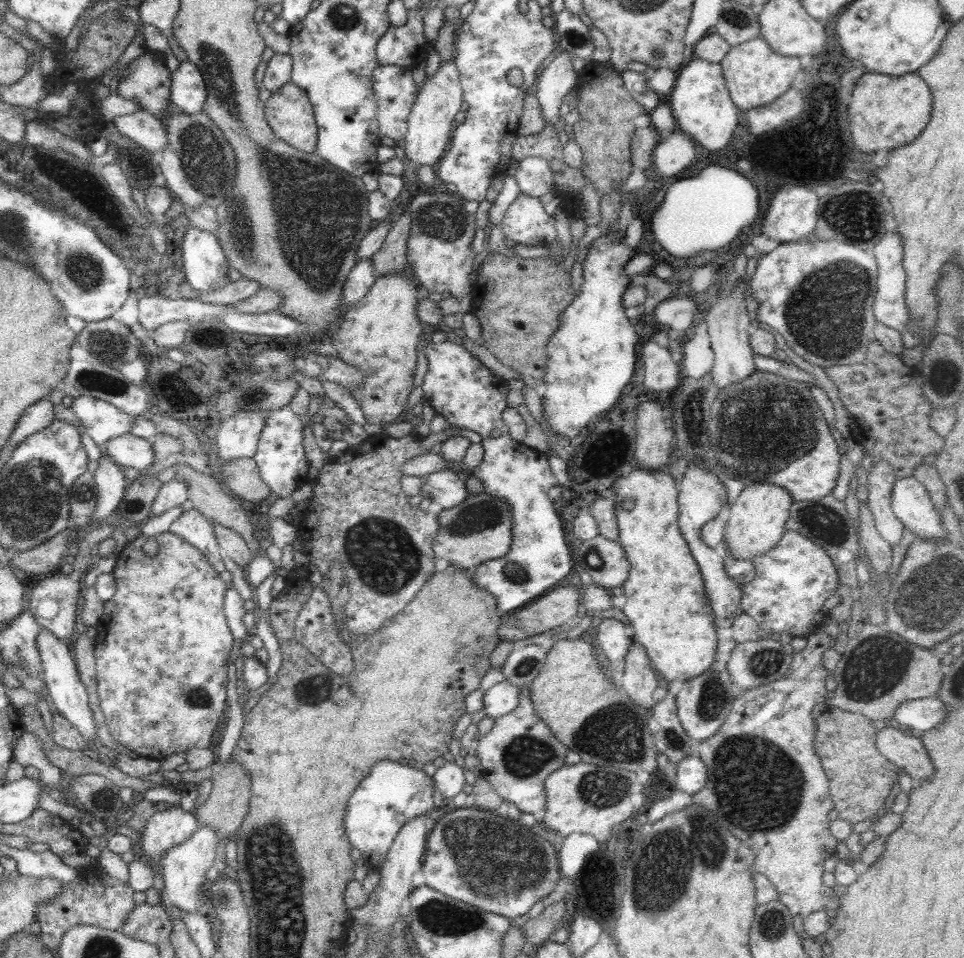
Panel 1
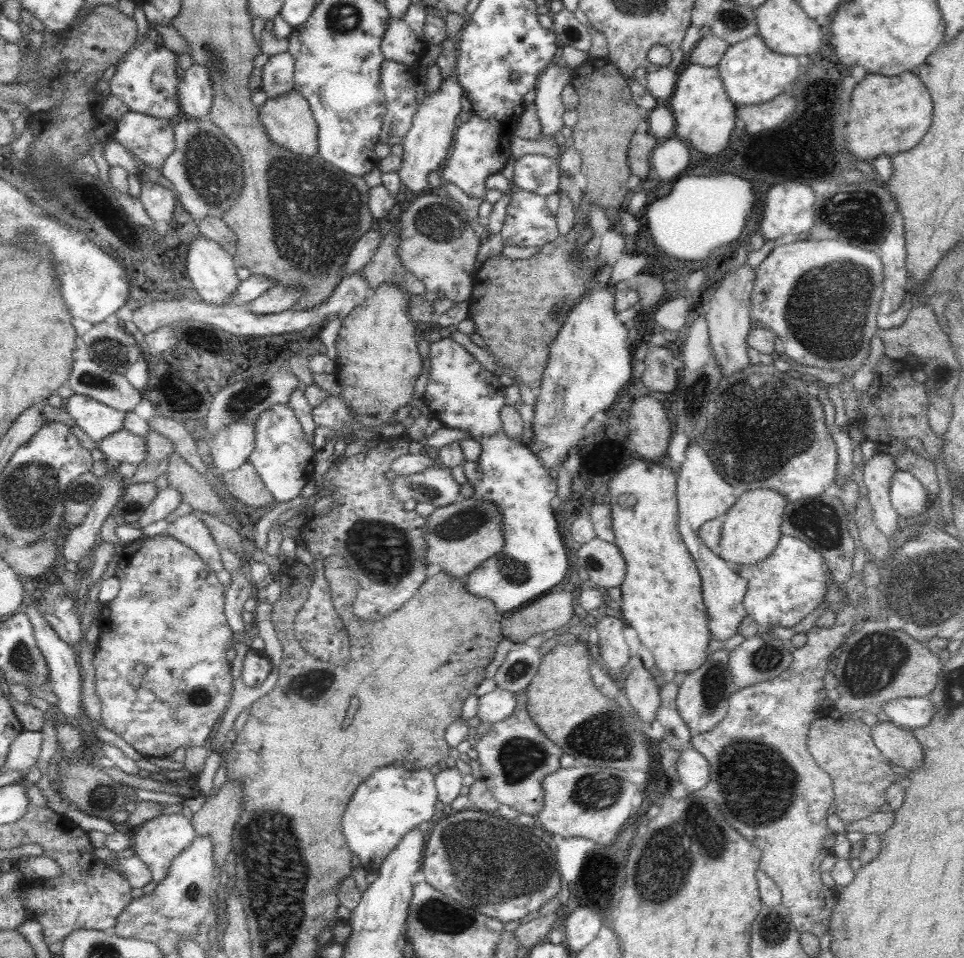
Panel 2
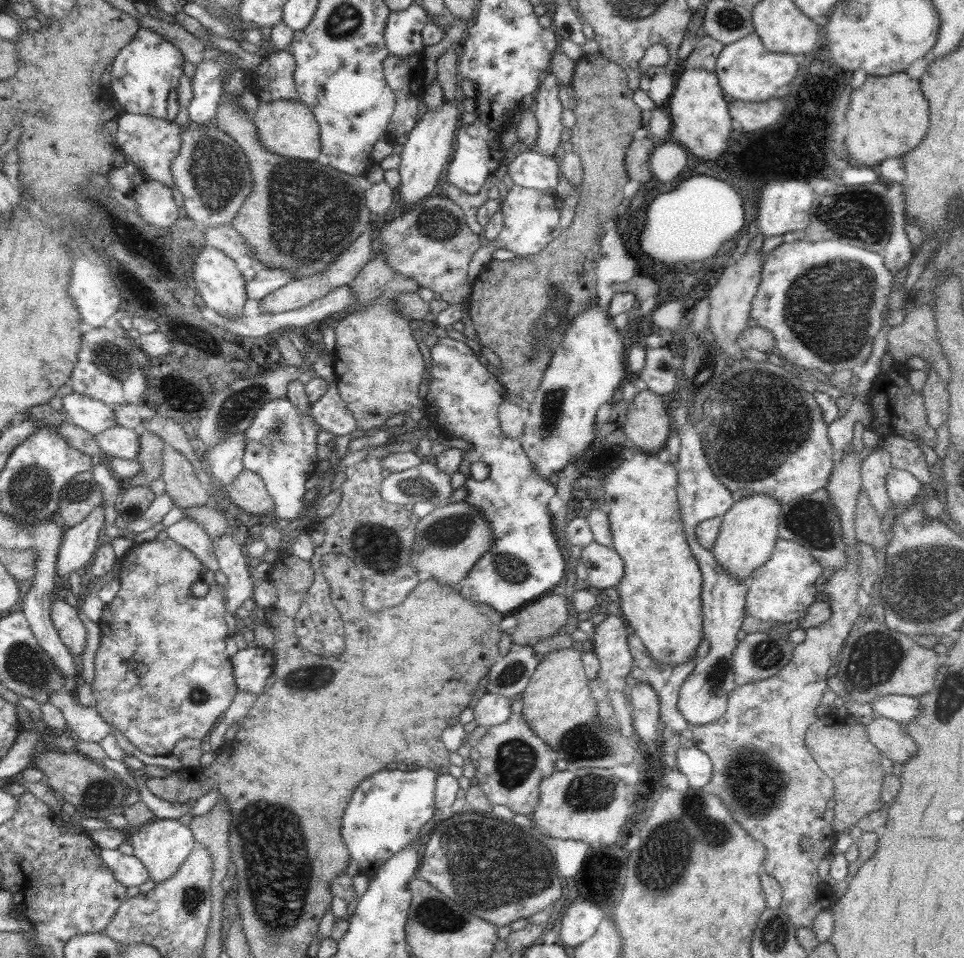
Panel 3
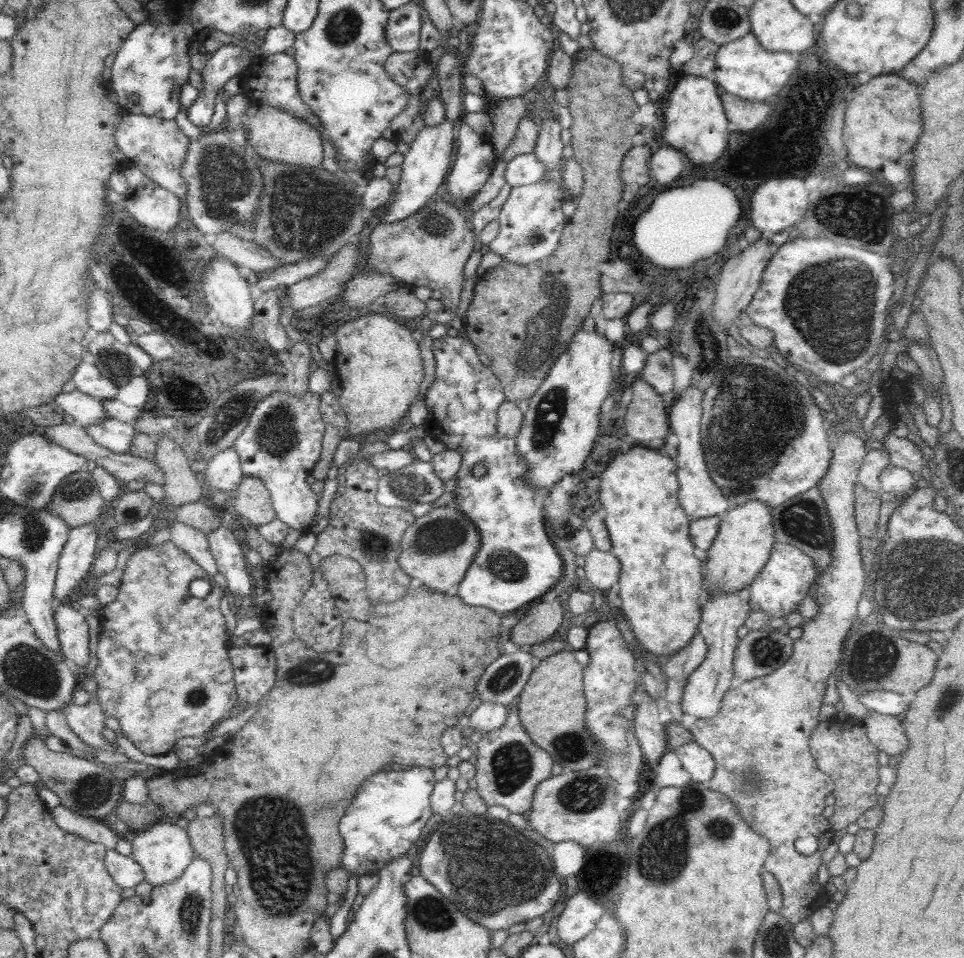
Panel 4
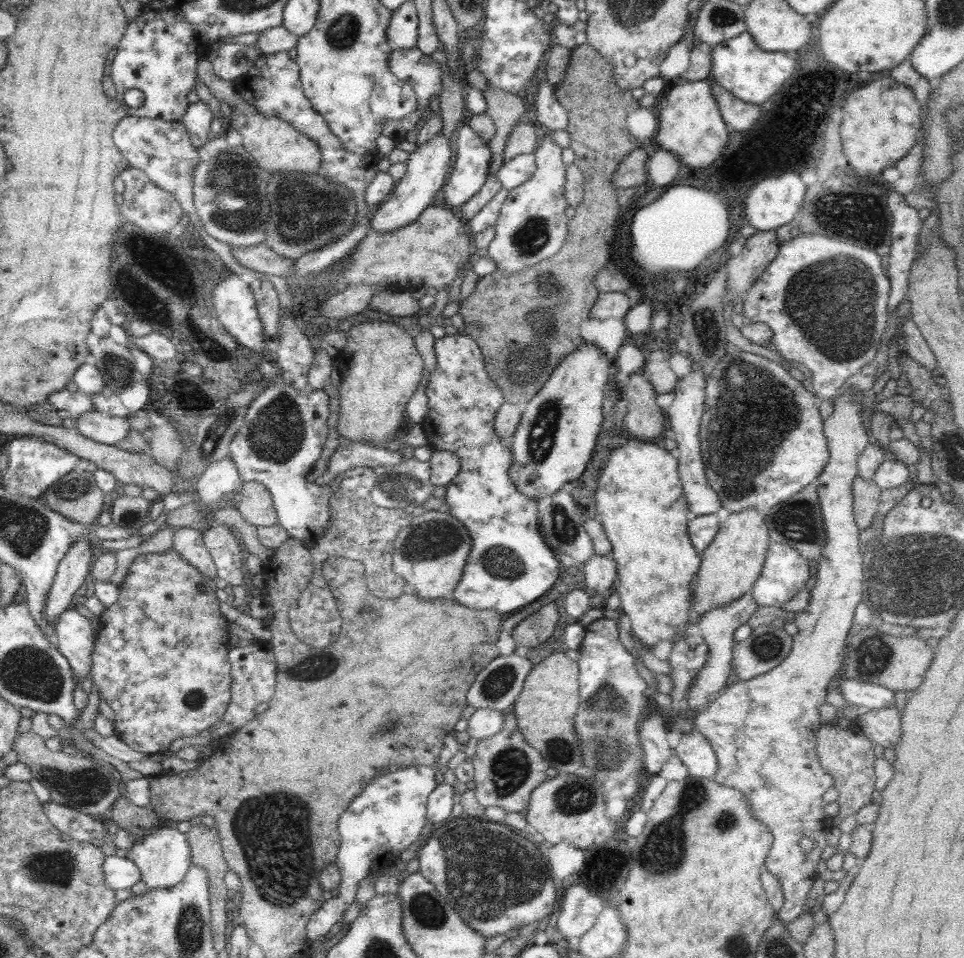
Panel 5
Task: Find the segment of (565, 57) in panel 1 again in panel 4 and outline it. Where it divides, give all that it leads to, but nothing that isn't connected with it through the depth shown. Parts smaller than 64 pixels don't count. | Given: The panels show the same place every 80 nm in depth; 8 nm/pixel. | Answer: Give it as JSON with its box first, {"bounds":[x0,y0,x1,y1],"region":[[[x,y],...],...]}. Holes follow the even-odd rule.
{"bounds":[489,84,568,264],"region":[[[551,84],[545,90],[542,99],[544,105],[538,111],[540,115],[538,122],[541,129],[533,152],[544,165],[545,181],[511,188],[497,218],[499,221],[498,234],[489,242],[492,252],[500,254],[503,260],[516,264],[536,263],[537,260],[552,255],[558,248],[563,228],[568,219],[562,213],[562,201],[566,200],[561,189],[561,184],[563,184],[561,130],[563,128],[549,110],[549,104],[554,100],[554,90]]]}

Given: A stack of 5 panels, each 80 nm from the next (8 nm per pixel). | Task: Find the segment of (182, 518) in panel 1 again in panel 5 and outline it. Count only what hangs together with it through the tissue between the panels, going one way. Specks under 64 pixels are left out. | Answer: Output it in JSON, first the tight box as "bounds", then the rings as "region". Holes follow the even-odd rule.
{"bounds":[173,527,217,579],"region":[[[176,527],[173,534],[173,548],[204,576],[210,579],[217,577],[217,568],[204,545],[202,531],[188,527]]]}

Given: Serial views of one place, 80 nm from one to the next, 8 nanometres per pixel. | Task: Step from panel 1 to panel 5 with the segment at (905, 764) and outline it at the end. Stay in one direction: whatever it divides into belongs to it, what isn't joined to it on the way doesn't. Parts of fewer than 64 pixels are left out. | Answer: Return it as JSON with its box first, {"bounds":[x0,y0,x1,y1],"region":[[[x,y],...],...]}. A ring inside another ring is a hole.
{"bounds":[855,706,901,749],"region":[[[895,706],[869,709],[855,720],[862,733],[884,749],[894,748],[901,739],[901,713]]]}

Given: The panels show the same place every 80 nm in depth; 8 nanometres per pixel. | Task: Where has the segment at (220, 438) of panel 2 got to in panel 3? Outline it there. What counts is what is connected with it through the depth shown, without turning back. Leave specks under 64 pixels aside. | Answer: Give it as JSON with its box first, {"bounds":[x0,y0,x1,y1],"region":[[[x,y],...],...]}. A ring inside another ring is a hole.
{"bounds":[205,430,245,488],"region":[[[245,430],[227,436],[224,442],[213,446],[206,454],[205,466],[209,467],[211,476],[218,478],[224,488],[244,469],[244,447]]]}

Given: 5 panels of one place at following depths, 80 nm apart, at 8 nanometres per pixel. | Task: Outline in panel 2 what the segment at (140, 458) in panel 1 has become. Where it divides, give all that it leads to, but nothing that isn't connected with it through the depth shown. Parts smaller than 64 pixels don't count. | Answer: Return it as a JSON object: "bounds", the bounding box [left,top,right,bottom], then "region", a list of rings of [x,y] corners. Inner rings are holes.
{"bounds":[97,429,147,464],"region":[[[126,429],[114,432],[102,439],[97,448],[101,450],[109,464],[140,464],[146,458],[147,446],[144,437]]]}

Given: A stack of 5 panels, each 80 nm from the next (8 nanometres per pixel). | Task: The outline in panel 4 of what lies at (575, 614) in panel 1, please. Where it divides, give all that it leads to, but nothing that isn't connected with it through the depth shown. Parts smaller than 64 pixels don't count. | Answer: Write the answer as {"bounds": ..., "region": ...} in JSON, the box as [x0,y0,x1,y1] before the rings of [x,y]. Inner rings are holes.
{"bounds":[511,600,564,649],"region":[[[558,600],[534,602],[530,611],[511,628],[511,642],[528,649],[533,644],[548,642],[564,620],[564,609]]]}

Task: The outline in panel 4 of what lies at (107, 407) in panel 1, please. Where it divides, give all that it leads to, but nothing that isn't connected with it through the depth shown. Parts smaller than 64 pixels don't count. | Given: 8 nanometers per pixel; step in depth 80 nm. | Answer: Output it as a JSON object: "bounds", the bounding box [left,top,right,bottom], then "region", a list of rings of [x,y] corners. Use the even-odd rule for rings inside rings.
{"bounds":[54,389,108,428],"region":[[[78,389],[57,394],[54,404],[64,409],[65,415],[72,416],[74,423],[82,428],[100,424],[104,418],[108,418],[102,407],[102,400],[80,392]]]}

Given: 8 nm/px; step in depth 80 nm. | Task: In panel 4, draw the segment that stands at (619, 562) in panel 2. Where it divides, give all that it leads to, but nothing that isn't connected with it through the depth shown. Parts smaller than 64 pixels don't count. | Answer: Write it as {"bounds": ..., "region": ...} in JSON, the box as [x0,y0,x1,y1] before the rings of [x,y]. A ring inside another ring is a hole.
{"bounds":[584,548,621,592],"region":[[[593,548],[584,557],[584,572],[588,582],[594,584],[599,592],[608,592],[612,584],[619,579],[621,564],[618,557],[609,552]]]}

